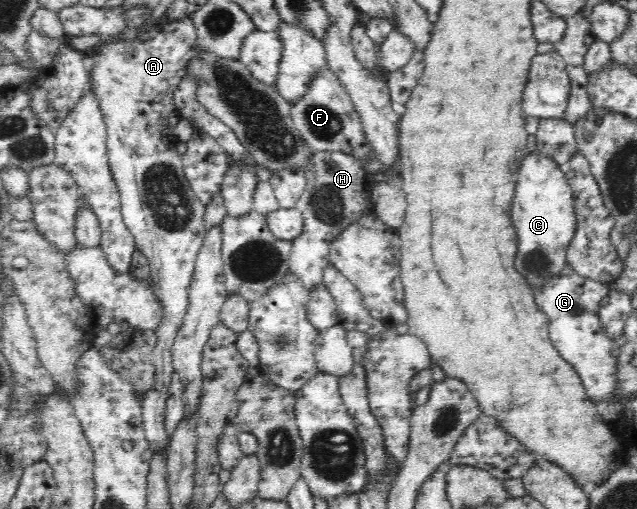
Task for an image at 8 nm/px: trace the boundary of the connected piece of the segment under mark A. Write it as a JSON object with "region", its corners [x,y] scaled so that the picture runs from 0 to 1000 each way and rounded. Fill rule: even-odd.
{"region":[[[298,33],[254,41],[228,59],[210,83],[170,81],[157,86],[157,96],[144,102],[137,114],[146,183],[157,202],[168,261],[168,303],[171,326],[184,361],[190,391],[190,417],[195,438],[210,464],[214,485],[229,503],[237,528],[237,556],[245,587],[251,593],[257,631],[248,646],[240,648],[246,672],[239,686],[237,707],[243,717],[243,758],[228,772],[221,788],[224,837],[235,884],[261,888],[268,859],[259,841],[264,762],[270,735],[275,731],[270,709],[270,678],[279,648],[287,639],[290,615],[297,601],[297,564],[306,530],[306,513],[323,466],[322,403],[311,399],[298,360],[289,342],[289,326],[272,255],[284,238],[284,224],[276,212],[272,183],[276,171],[295,147],[295,120],[312,102],[309,65]]]}

